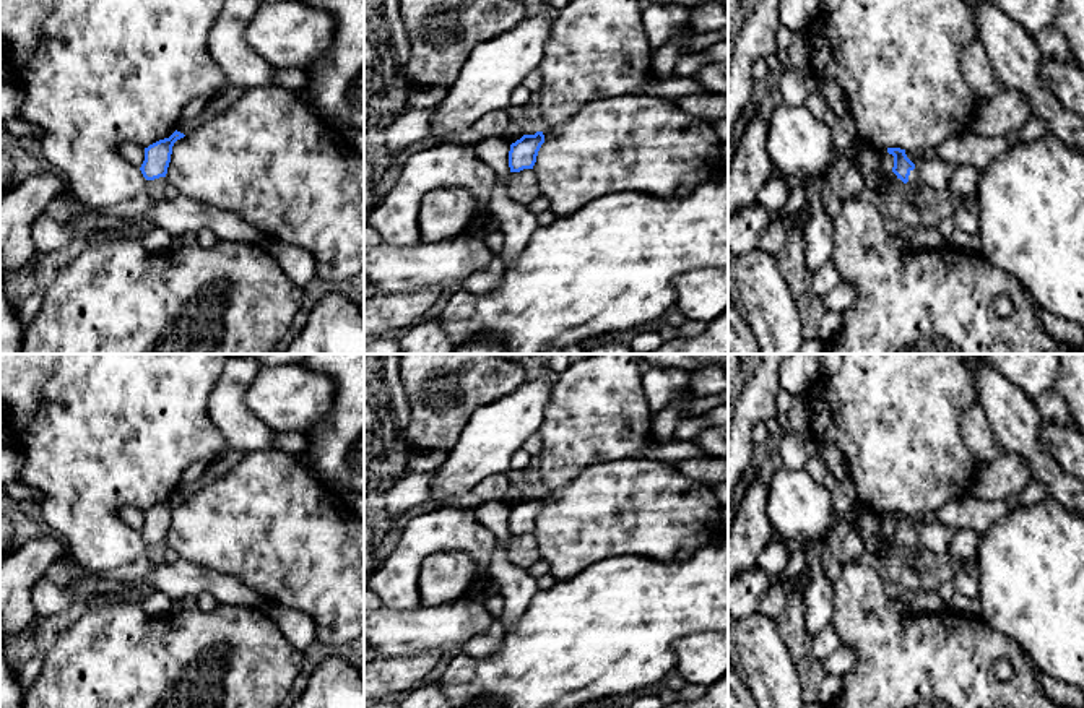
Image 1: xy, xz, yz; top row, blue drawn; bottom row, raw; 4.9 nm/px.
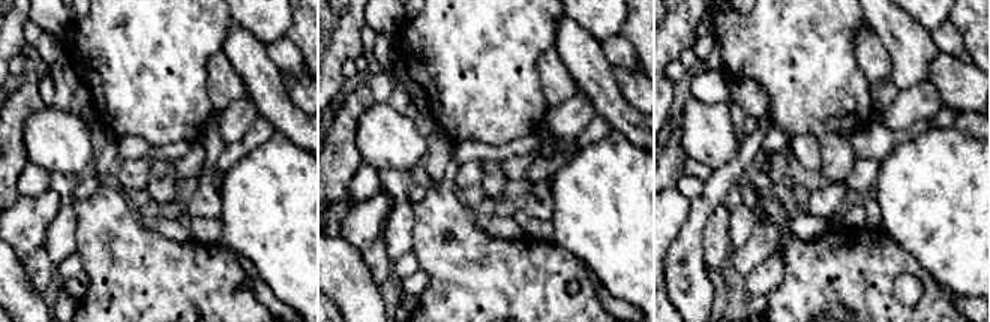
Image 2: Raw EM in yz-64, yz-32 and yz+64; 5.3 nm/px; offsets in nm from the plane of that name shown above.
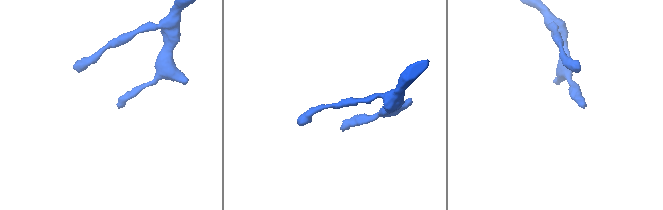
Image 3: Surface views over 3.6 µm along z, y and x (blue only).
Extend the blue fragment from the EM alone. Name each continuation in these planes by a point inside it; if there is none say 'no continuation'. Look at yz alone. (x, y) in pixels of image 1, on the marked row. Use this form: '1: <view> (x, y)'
1: yz (914, 182)

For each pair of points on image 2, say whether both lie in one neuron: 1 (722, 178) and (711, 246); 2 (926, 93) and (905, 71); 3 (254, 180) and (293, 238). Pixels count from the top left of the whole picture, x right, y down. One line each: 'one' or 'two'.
1: two
2: two
3: one

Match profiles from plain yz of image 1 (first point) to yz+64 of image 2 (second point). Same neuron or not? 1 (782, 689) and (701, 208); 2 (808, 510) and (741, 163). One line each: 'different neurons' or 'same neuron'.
1: same neuron
2: different neurons

